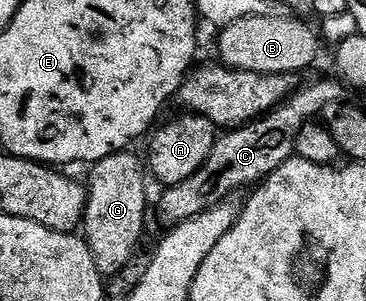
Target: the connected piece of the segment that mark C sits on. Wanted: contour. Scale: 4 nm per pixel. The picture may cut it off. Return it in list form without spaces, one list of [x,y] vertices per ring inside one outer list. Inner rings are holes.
[[[339,81],[312,82],[309,86],[303,86],[301,85],[287,102],[281,102],[275,110],[263,114],[252,122],[247,122],[244,126],[237,126],[235,130],[221,133],[217,137],[206,164],[202,164],[202,168],[198,168],[198,172],[194,172],[194,176],[190,176],[190,180],[182,180],[182,184],[167,187],[163,191],[164,195],[160,198],[160,218],[165,222],[165,227],[171,228],[182,224],[186,220],[206,212],[211,206],[217,206],[219,202],[229,201],[233,196],[236,196],[239,190],[245,189],[244,191],[247,191],[249,188],[255,187],[268,175],[274,173],[278,168],[282,168],[282,164],[286,164],[293,158],[296,152],[298,132],[302,132],[302,128],[315,119],[312,118],[315,114],[316,117],[323,115],[329,106],[339,106],[345,101],[344,93],[346,90]]]

